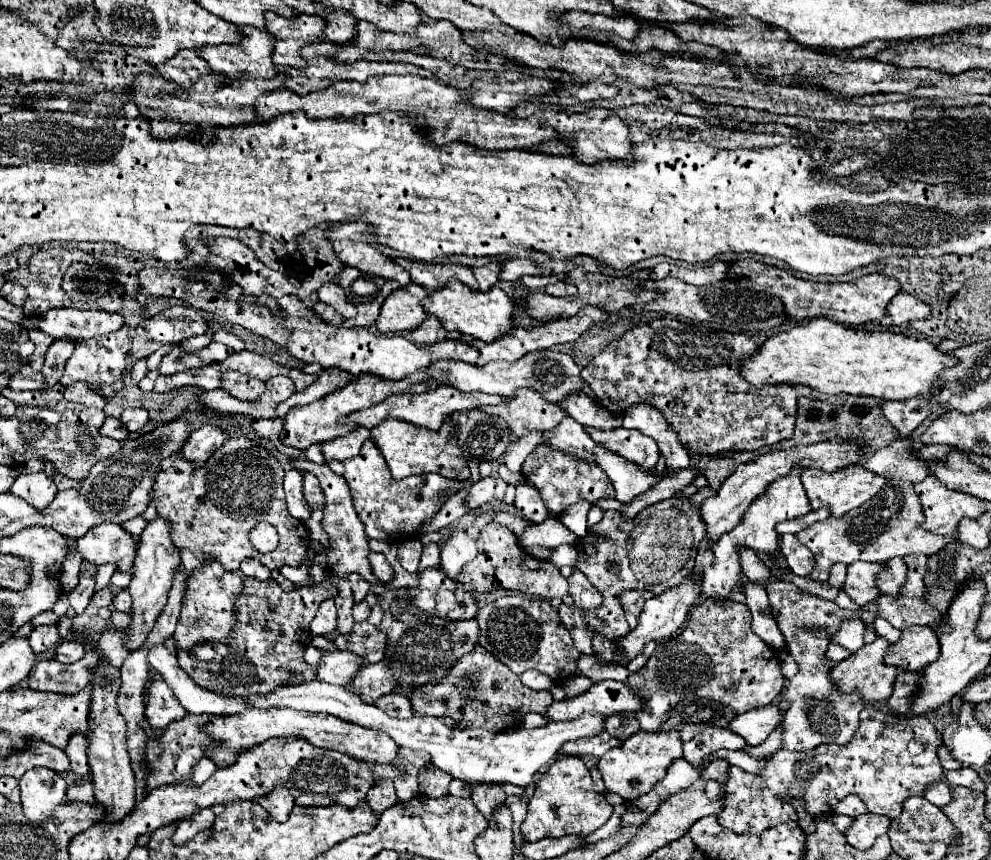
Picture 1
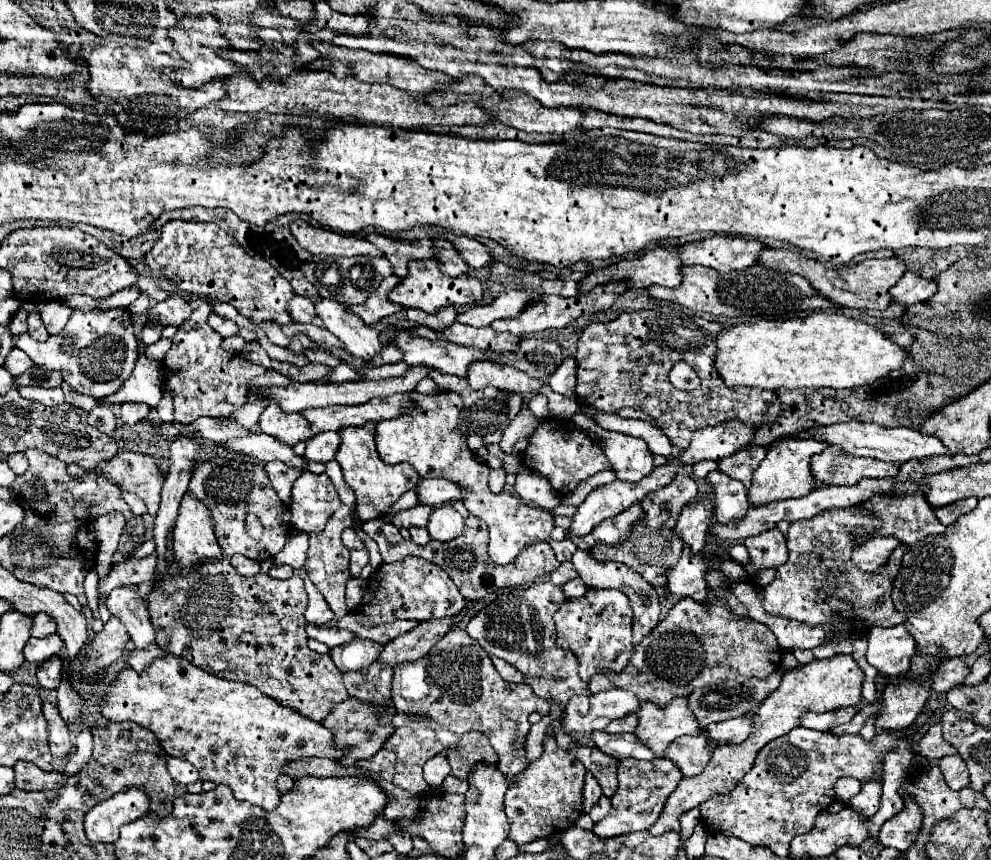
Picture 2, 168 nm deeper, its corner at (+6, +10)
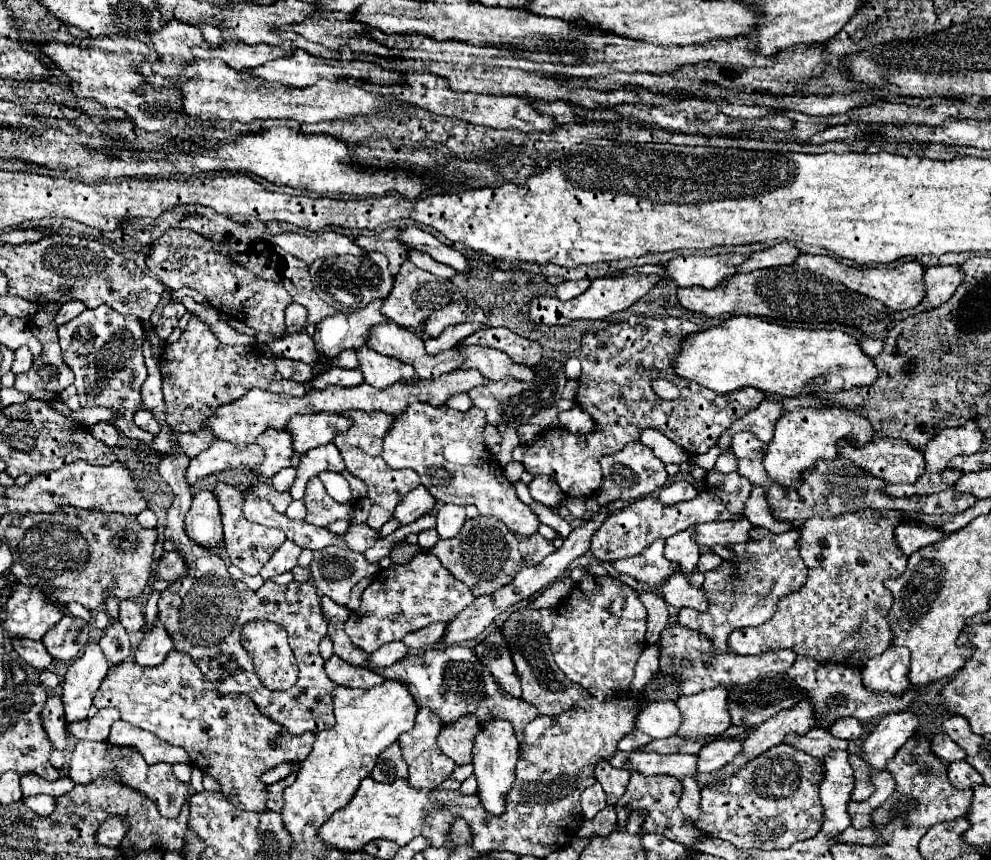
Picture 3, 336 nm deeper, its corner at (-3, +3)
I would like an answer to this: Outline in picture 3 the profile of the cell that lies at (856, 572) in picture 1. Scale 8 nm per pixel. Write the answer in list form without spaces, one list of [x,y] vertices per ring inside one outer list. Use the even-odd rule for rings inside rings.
[[[903,521],[897,529],[895,529],[895,541],[899,543],[899,549],[905,555],[915,553],[917,549],[931,545],[935,541],[943,539],[943,535],[937,529],[931,529],[927,525],[919,525],[919,523],[909,523]]]

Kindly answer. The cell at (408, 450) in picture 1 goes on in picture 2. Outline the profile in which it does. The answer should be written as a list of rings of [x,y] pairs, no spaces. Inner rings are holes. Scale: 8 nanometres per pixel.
[[[412,392],[410,398],[416,402],[414,410],[400,414],[398,418],[376,424],[376,448],[386,464],[408,462],[420,474],[420,478],[446,478],[464,490],[462,502],[470,514],[482,518],[490,530],[490,560],[496,564],[512,562],[520,550],[534,540],[548,540],[554,528],[554,518],[542,508],[522,502],[512,492],[488,492],[490,468],[478,462],[476,454],[468,448],[466,436],[458,428],[462,398],[454,392],[446,396],[424,396]]]

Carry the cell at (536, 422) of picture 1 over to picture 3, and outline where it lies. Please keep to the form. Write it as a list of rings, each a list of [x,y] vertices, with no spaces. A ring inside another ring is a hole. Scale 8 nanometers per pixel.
[[[481,345],[463,347],[461,351],[467,357],[465,367],[477,369],[479,373],[483,373],[483,377],[487,377],[493,383],[503,381],[503,379],[517,379],[517,381],[533,381],[535,379],[535,369],[517,365],[503,351]]]

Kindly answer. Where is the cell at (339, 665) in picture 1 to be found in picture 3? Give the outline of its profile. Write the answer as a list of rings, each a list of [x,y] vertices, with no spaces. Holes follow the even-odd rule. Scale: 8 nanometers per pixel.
[[[393,641],[393,643],[387,643],[383,645],[381,649],[377,649],[375,653],[369,655],[369,661],[367,661],[367,667],[369,669],[381,669],[381,667],[389,667],[397,661],[401,661],[405,655],[407,655],[407,647],[401,643],[401,641]]]

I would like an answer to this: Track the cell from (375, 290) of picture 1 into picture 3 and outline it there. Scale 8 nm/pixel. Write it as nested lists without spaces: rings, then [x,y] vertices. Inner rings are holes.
[[[365,253],[361,257],[353,257],[353,255],[347,257],[345,255],[345,257],[317,259],[309,267],[309,273],[311,273],[311,281],[313,281],[317,295],[325,303],[335,307],[337,311],[351,313],[351,311],[363,309],[363,305],[367,305],[371,299],[387,297],[387,293],[391,293],[391,285],[395,279],[389,273],[387,265],[389,265],[389,261],[383,253]]]

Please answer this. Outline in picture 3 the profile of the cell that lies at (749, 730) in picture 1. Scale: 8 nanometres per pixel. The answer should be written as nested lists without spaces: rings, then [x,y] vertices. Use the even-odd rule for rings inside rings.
[[[725,737],[725,739],[715,739],[715,741],[707,743],[699,751],[697,773],[711,773],[711,771],[721,769],[723,765],[727,765],[735,759],[739,749],[743,749],[743,743],[737,737]]]

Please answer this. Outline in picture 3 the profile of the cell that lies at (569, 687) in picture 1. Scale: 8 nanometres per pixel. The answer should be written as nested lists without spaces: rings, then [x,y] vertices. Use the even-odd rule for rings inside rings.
[[[655,643],[655,647],[653,645],[645,647],[645,651],[641,653],[635,665],[635,677],[631,683],[631,689],[635,689],[635,693],[639,693],[639,689],[643,689],[649,683],[649,679],[655,677],[655,671],[659,669],[657,653],[659,653],[659,643]]]

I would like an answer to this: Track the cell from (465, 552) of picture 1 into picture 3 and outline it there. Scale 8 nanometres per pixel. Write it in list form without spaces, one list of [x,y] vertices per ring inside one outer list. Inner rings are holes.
[[[441,505],[437,511],[437,533],[441,539],[455,537],[465,523],[465,507]]]

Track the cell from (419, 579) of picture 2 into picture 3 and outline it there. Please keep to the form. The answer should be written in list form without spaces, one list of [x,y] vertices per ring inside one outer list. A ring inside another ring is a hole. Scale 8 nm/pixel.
[[[417,553],[407,565],[391,565],[375,575],[373,583],[363,591],[359,609],[349,613],[343,629],[357,647],[373,653],[381,645],[401,641],[403,635],[427,627],[429,623],[453,621],[473,599],[467,585],[457,581],[435,555]]]

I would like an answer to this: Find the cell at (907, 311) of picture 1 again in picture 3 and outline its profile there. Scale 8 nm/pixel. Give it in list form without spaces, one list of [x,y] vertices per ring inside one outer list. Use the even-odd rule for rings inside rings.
[[[957,265],[927,267],[925,269],[925,303],[929,307],[939,307],[945,303],[963,281],[963,273]]]

